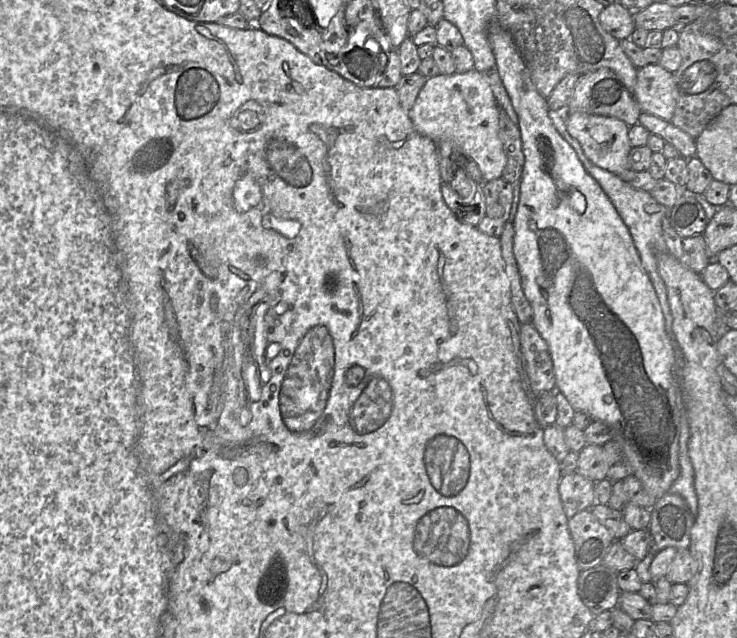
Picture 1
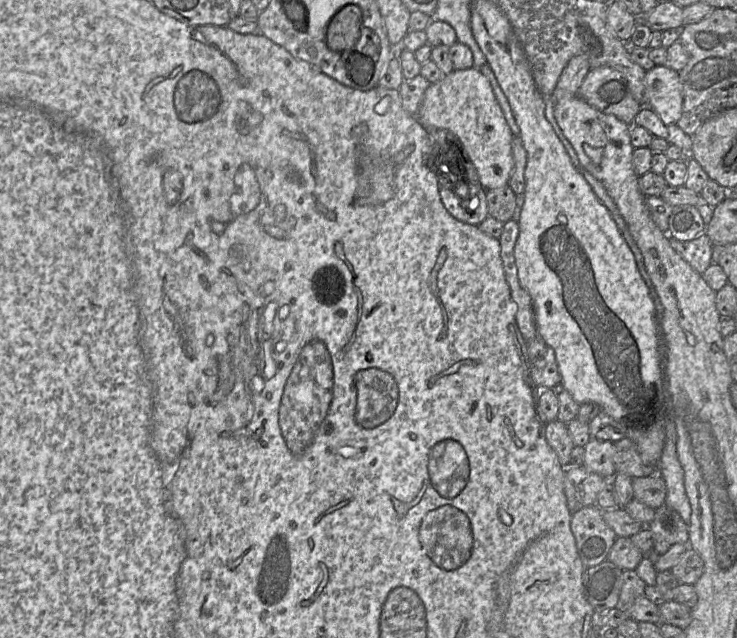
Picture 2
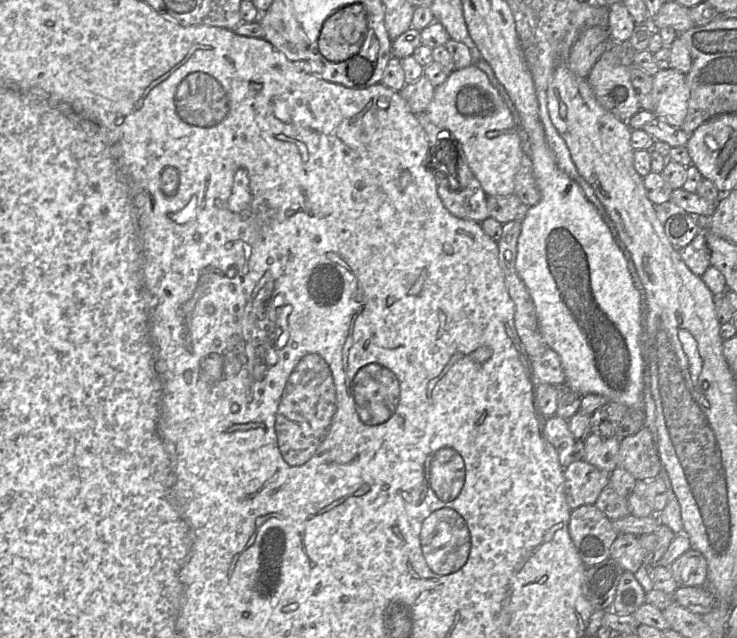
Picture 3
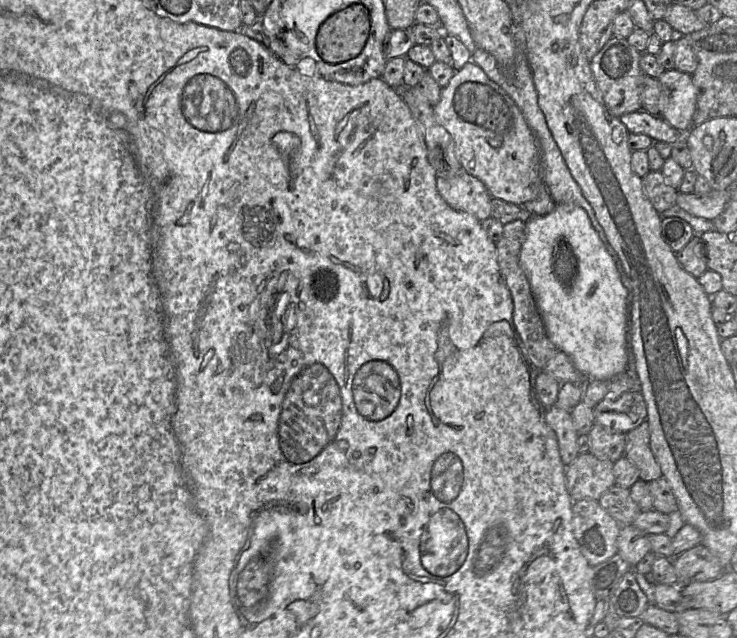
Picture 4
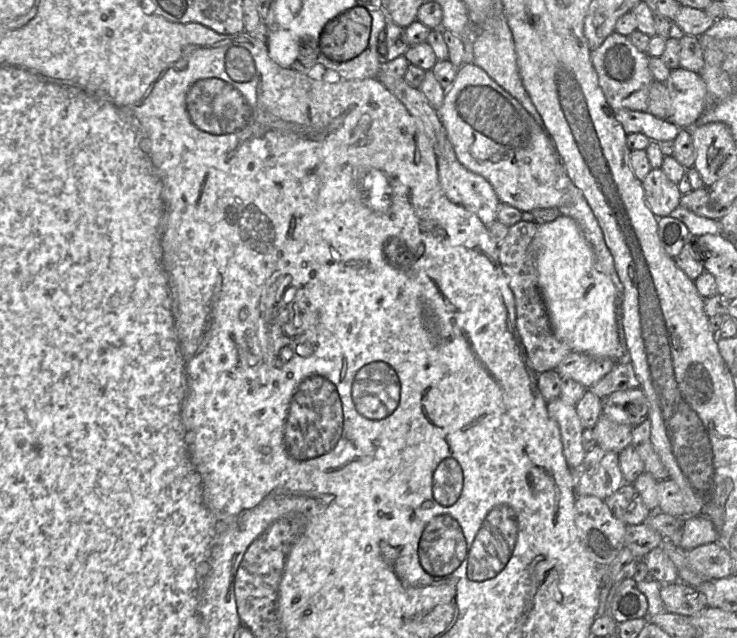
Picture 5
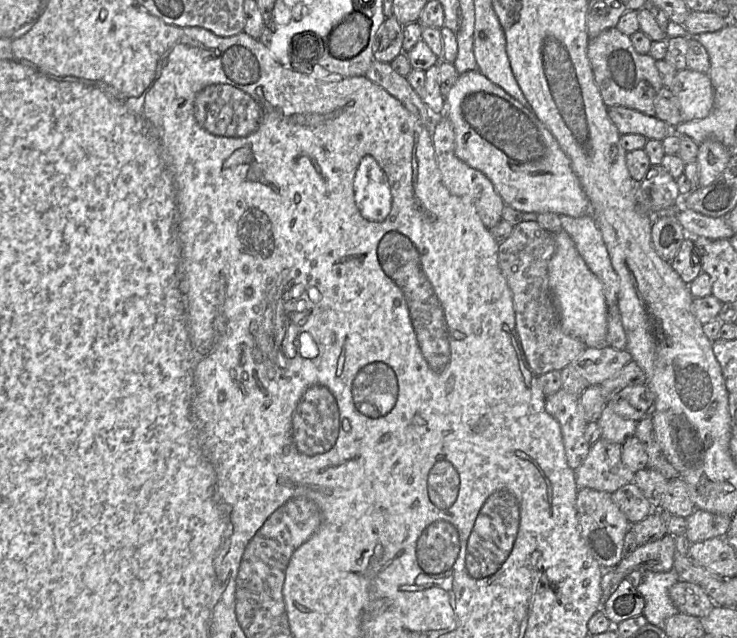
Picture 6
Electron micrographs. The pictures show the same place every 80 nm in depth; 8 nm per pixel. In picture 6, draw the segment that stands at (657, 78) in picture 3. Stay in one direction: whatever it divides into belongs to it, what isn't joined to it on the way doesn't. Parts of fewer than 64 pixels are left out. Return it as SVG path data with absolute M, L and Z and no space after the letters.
M685 68L677 72L669 87L681 107L682 121L707 117L714 105L714 89L707 73Z

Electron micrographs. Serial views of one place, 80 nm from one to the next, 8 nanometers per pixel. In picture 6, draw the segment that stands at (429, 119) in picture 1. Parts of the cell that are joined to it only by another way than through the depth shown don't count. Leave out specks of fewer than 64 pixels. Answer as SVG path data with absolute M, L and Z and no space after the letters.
M478 69L460 74L453 87L445 97L446 109L444 115L449 119L455 134L455 154L470 167L482 172L493 184L495 190L505 203L521 213L555 213L571 217L582 217L591 214L591 204L585 195L581 184L572 170L571 163L567 155L560 148L557 140L544 124L537 118L531 107L522 105L519 101L507 94L501 87L491 82Z

